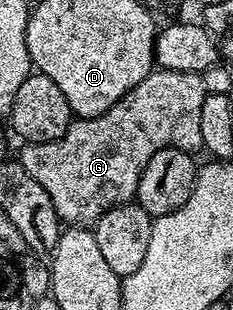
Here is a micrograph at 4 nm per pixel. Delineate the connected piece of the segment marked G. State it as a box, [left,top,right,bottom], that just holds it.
[18,69,204,228]

